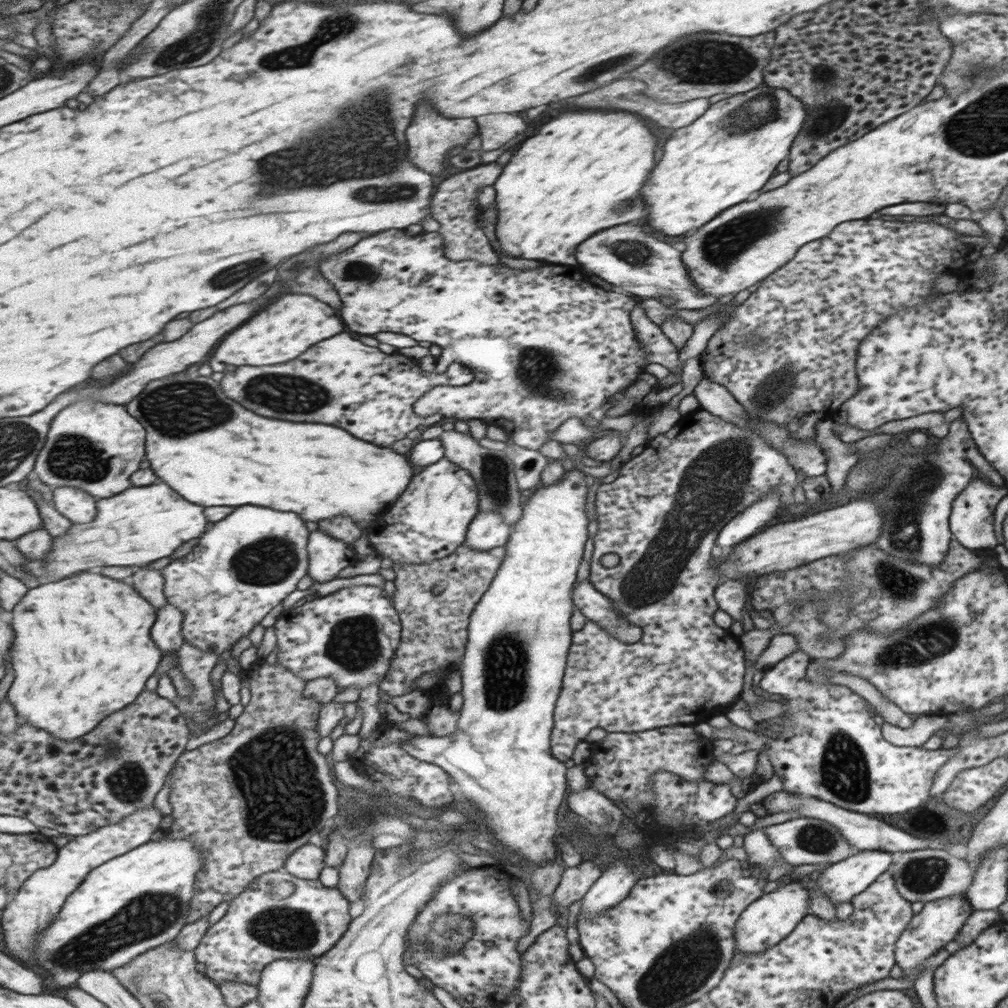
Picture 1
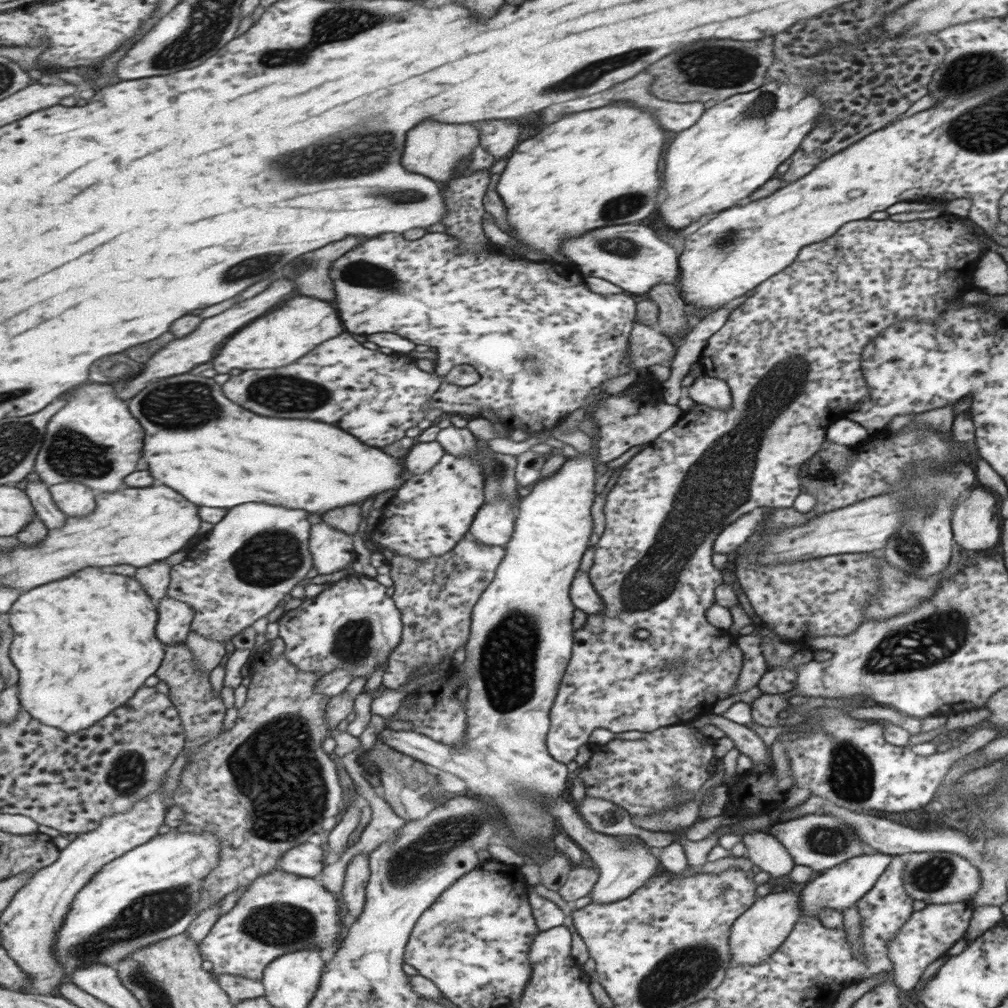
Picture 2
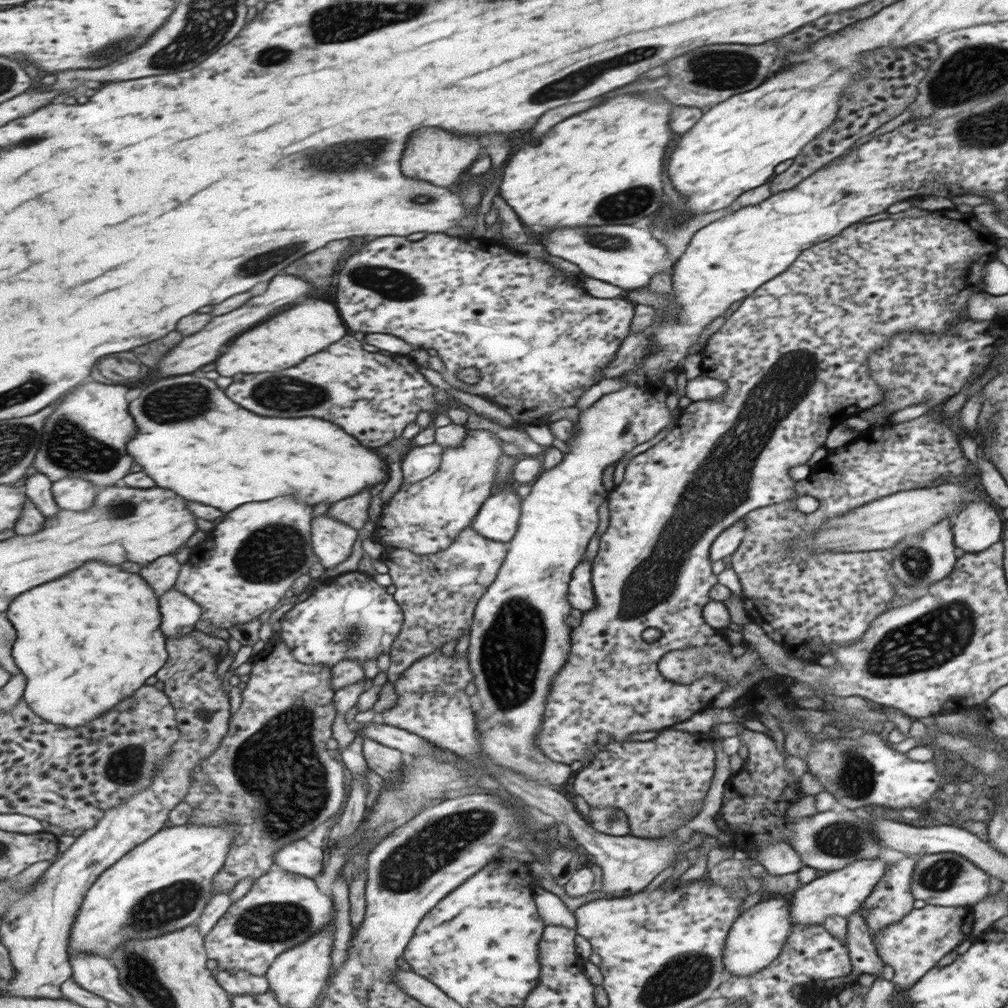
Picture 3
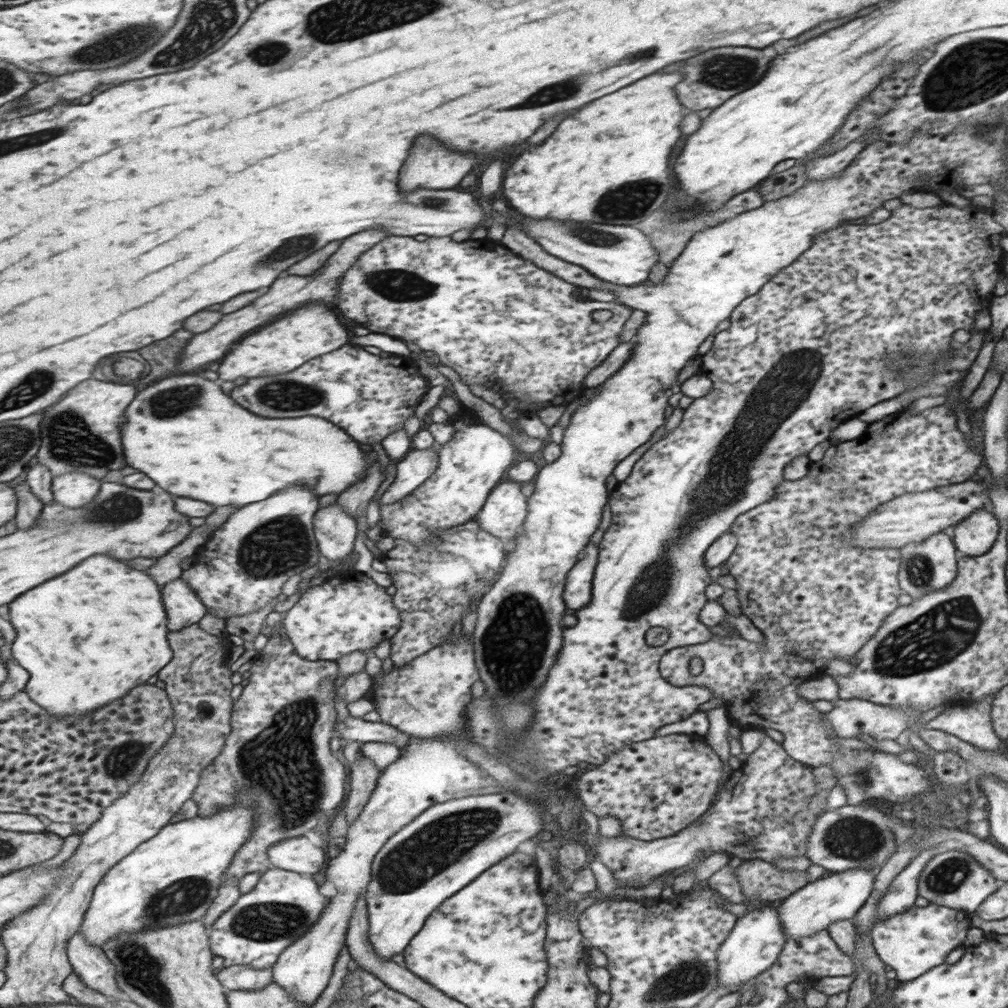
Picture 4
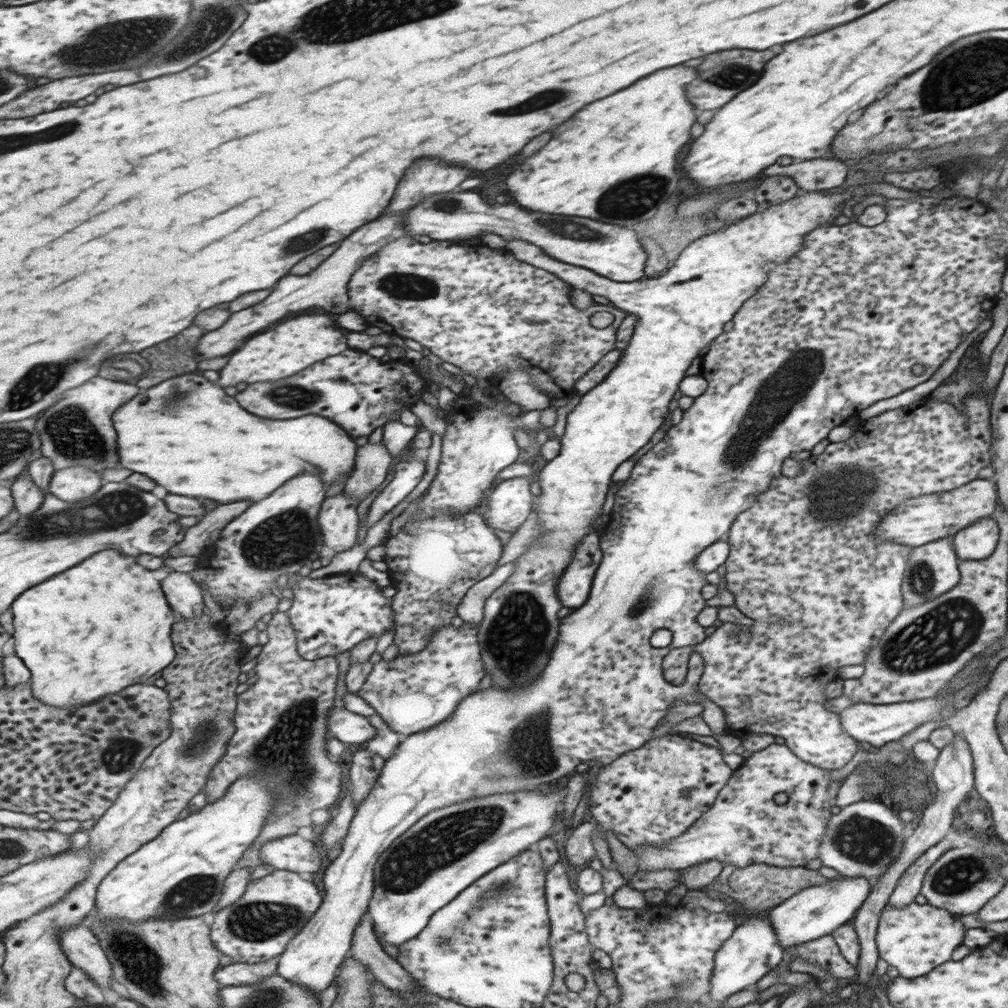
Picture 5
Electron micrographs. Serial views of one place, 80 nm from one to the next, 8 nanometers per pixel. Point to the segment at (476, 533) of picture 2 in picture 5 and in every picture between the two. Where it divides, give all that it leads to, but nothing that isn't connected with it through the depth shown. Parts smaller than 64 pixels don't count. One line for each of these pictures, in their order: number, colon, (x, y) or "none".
3: (497, 520)
4: (502, 515)
5: (509, 504)

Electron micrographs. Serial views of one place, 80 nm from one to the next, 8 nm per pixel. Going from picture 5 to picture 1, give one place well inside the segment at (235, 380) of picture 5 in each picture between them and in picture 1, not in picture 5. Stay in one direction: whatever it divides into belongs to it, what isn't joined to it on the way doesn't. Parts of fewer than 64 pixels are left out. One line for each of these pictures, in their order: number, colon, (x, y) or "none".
1: (290, 326)
2: (284, 336)
3: (284, 341)
4: (312, 331)

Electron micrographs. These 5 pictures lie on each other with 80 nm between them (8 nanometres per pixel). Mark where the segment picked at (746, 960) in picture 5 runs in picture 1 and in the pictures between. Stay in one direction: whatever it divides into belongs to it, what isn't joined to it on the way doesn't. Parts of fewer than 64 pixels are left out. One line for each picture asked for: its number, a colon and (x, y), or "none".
1: (772, 917)
2: (762, 929)
3: (760, 933)
4: (755, 944)

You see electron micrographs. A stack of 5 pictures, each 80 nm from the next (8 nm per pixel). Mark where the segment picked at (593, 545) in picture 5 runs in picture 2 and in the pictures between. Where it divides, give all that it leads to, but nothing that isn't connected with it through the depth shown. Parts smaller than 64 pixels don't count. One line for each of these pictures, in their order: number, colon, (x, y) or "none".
2: (584, 596)
3: (581, 597)
4: (579, 581)

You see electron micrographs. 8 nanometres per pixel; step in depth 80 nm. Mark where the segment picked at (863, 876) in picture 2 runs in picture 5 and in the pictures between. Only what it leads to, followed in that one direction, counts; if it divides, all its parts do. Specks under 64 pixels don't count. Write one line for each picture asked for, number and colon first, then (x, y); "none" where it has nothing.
3: (842, 892)
4: (838, 896)
5: (815, 911)

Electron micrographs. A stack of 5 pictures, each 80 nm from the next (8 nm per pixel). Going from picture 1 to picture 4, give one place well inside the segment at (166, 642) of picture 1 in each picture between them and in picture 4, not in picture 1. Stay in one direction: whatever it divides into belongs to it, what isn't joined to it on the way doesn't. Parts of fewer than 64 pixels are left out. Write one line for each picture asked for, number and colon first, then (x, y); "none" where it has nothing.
2: (175, 617)
3: (180, 613)
4: (184, 606)

